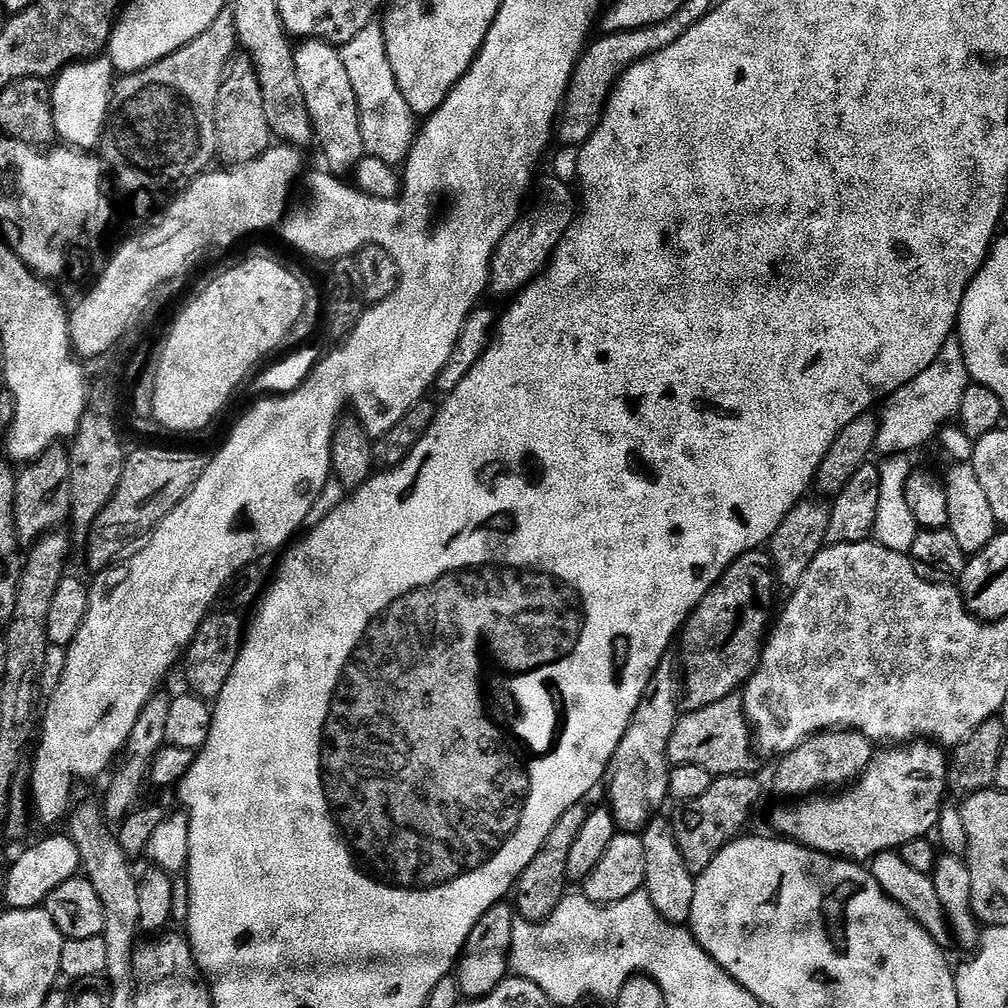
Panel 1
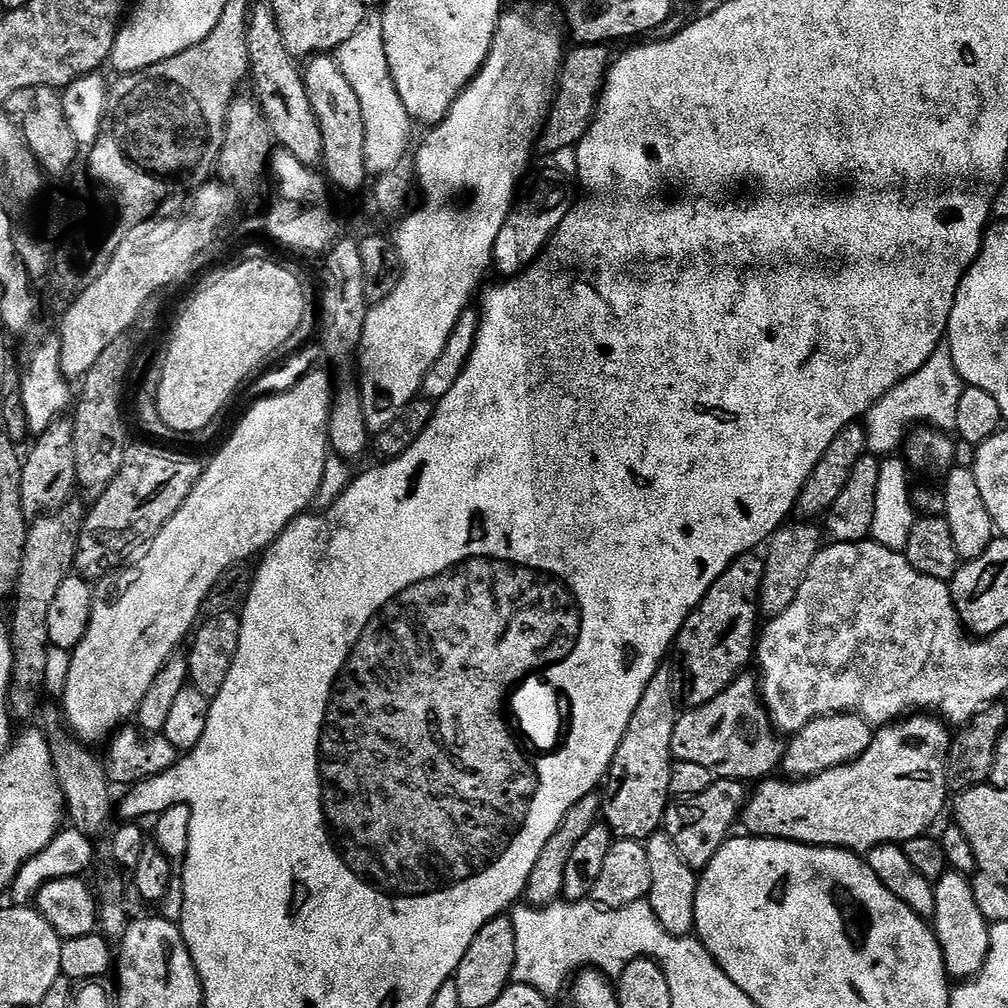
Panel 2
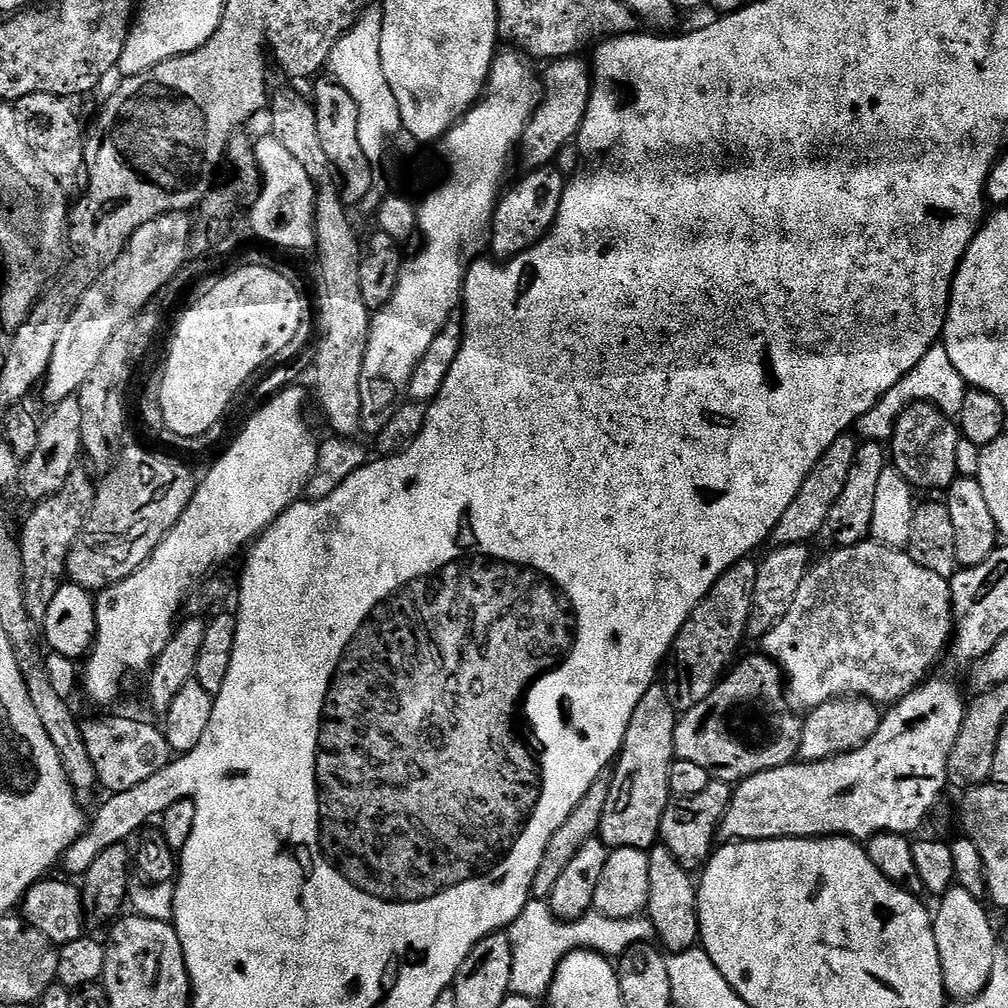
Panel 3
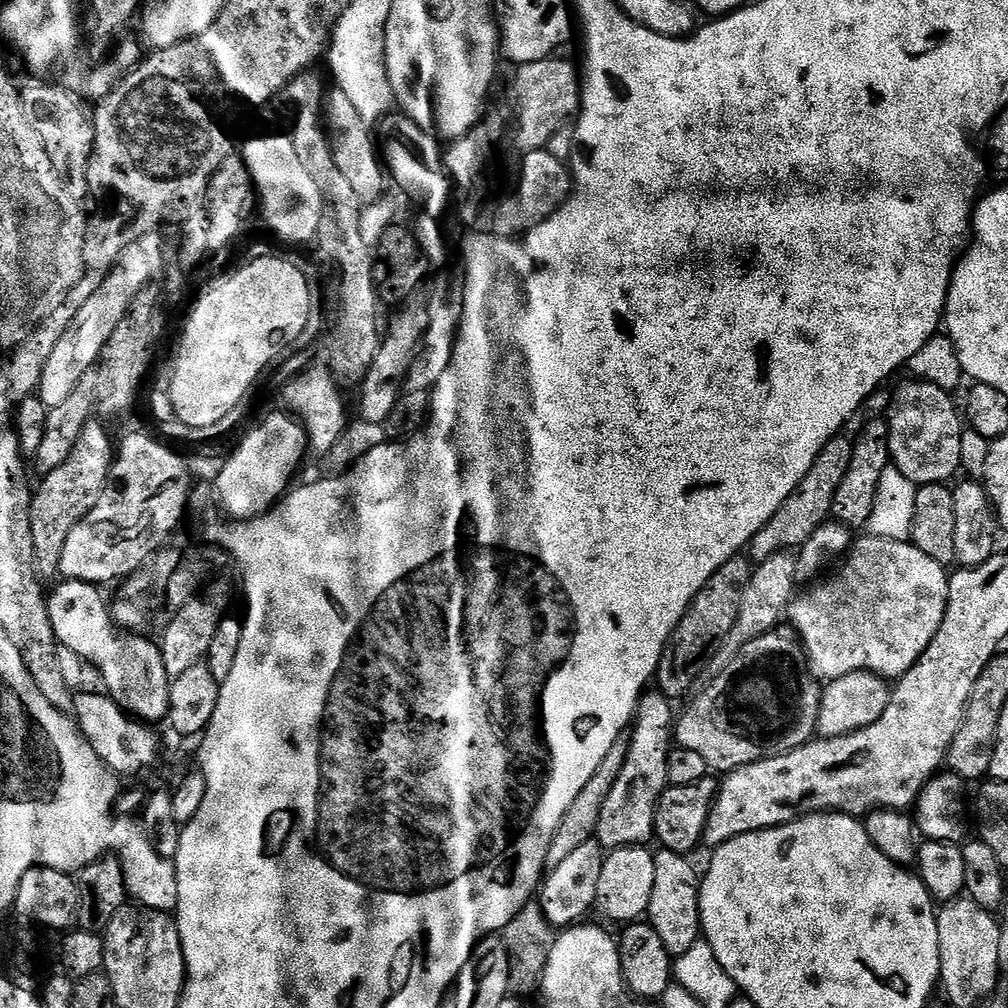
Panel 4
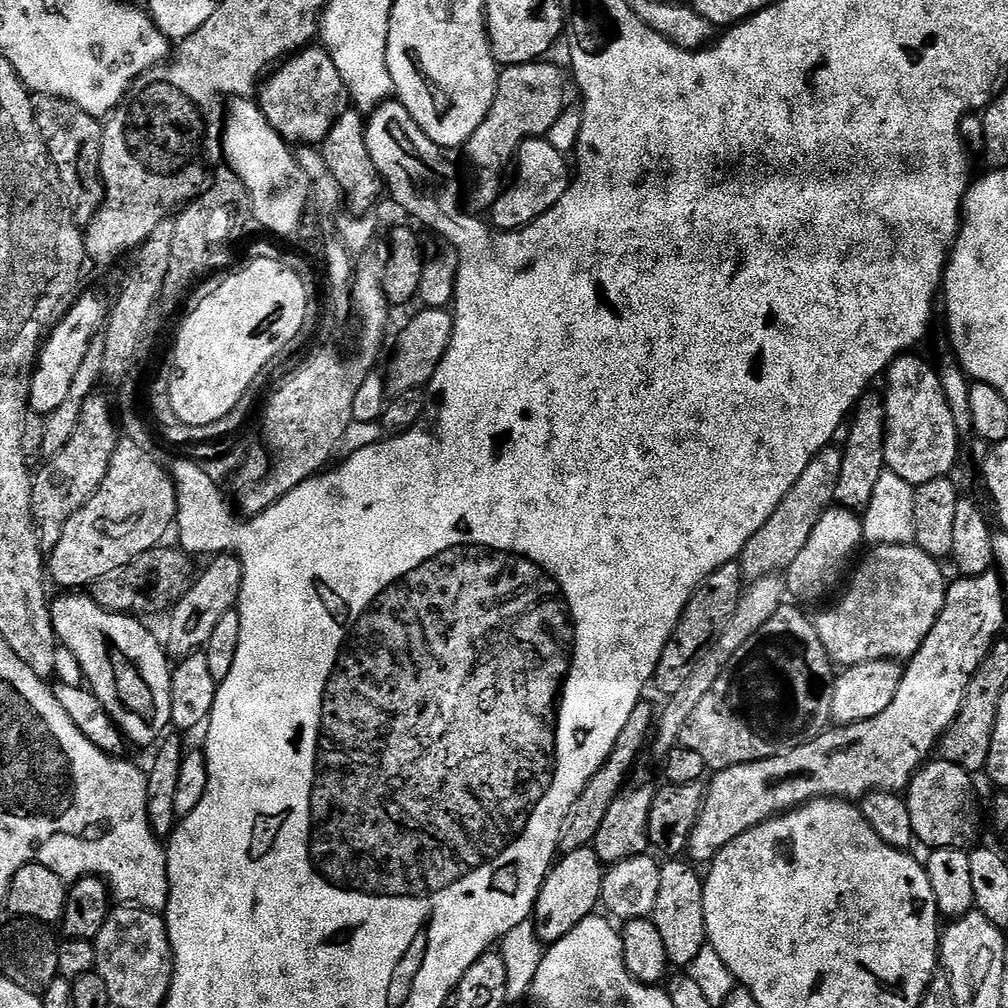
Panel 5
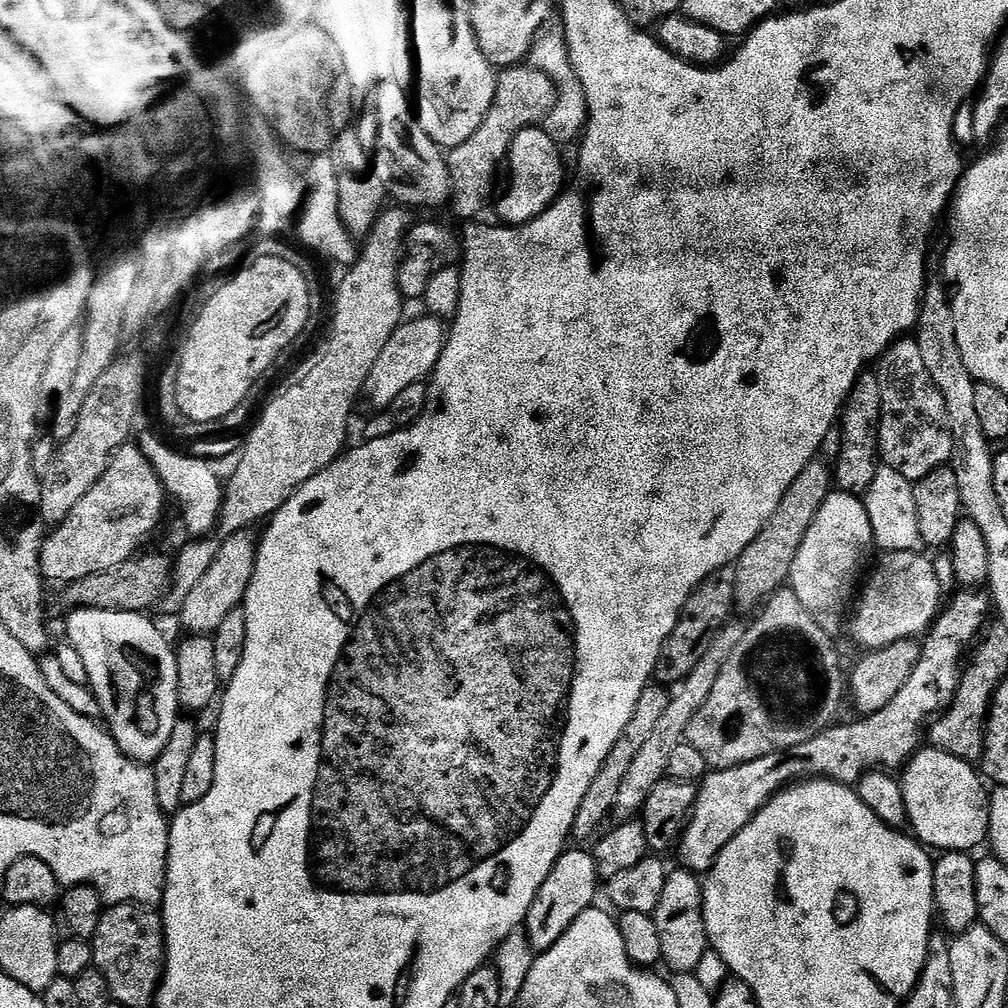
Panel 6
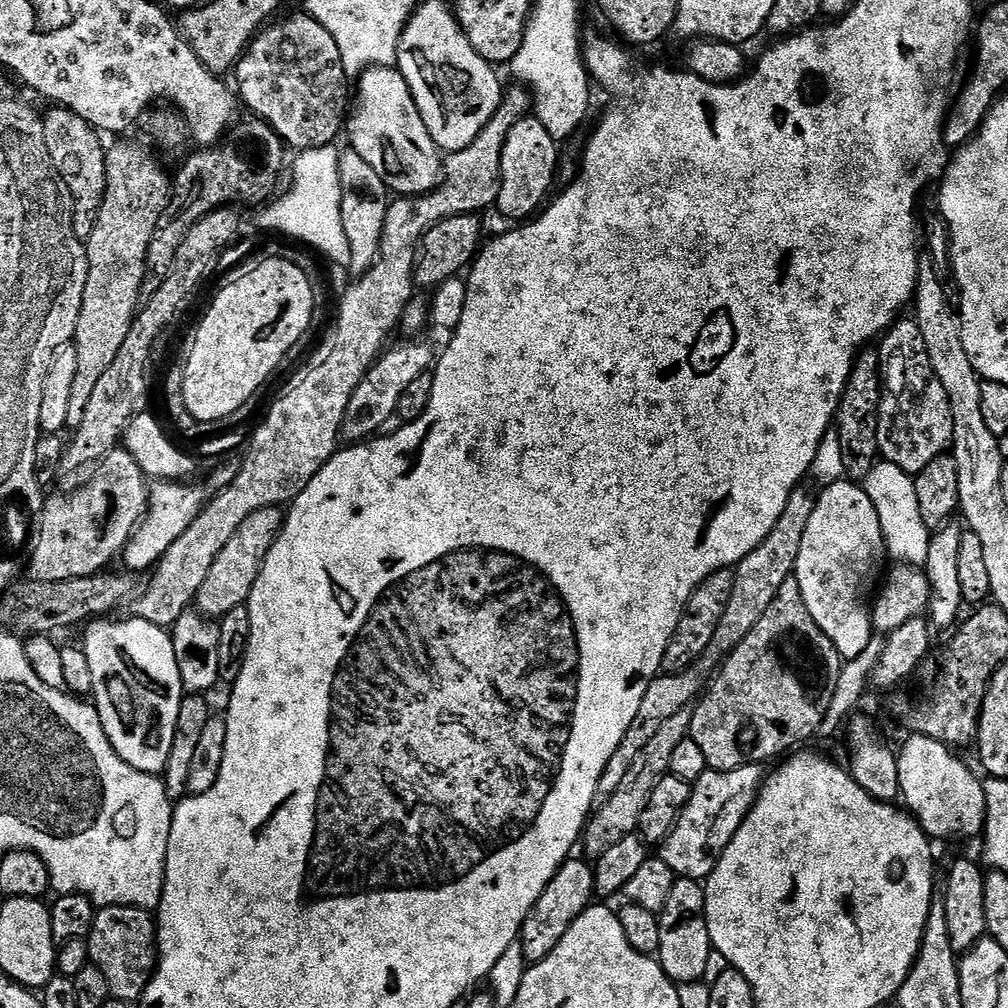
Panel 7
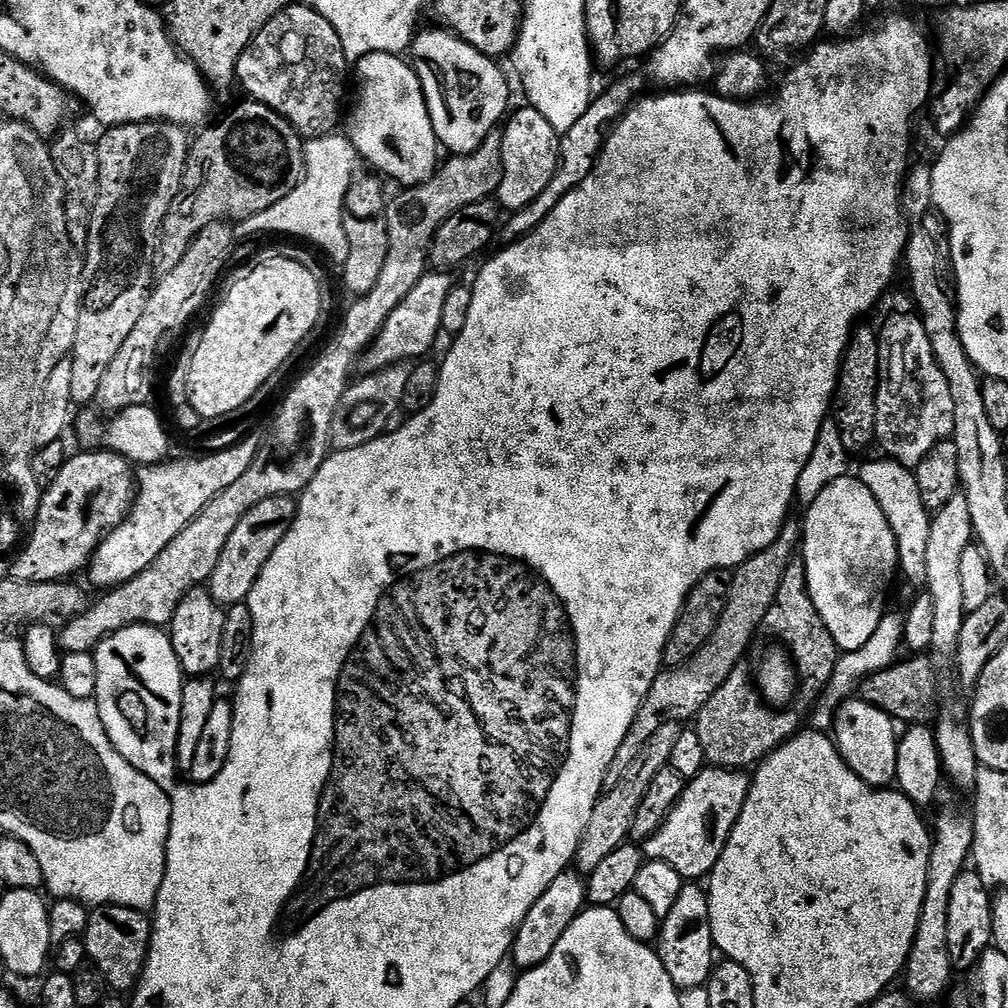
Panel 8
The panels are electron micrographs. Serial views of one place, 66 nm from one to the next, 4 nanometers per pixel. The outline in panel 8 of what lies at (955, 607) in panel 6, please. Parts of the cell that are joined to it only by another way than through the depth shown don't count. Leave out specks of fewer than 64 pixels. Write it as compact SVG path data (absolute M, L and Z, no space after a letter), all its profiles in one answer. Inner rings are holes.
M705 766L697 776L687 781L684 792L670 810L670 814L666 814L662 826L658 826L658 830L650 839L643 841L642 851L645 857L674 866L674 870L678 870L678 874L685 882L700 882L703 881L703 876L704 879L711 877L714 866L718 858L722 858L722 850L738 822L738 814L742 814L742 806L748 797L749 783L749 777L743 771Z

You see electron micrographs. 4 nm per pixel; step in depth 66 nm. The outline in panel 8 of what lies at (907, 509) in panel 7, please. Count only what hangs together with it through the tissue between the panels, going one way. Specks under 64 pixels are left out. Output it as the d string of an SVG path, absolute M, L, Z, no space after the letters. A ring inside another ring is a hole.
M879 459L866 461L858 471L858 479L864 483L866 490L870 490L870 494L874 494L878 506L882 506L882 514L886 514L888 521L896 526L894 538L898 542L899 575L905 576L916 590L920 590L926 585L926 549L930 543L932 516L922 502L922 494L918 494L915 471L906 465L900 465L898 461ZM900 524L908 524L908 528L902 528Z

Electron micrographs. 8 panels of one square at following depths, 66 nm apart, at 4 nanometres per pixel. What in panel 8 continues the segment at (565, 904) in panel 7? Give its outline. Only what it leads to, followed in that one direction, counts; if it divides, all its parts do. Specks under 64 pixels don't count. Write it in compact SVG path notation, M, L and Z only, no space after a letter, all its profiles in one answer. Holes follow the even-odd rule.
M565 870L562 874L558 874L558 878L554 878L554 882L546 886L546 894L542 894L542 898L538 898L538 902L530 906L526 918L517 928L516 936L512 939L510 959L517 969L536 968L542 962L546 962L546 958L554 954L554 946L558 946L562 934L570 930L570 922L574 922L574 918L578 918L585 907L585 877L575 870Z

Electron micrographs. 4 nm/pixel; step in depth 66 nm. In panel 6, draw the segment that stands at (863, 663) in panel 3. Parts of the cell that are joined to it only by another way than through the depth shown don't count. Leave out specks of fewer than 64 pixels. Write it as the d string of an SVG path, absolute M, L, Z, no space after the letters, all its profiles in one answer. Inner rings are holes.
M919 551L887 553L884 561L873 570L872 577L870 572L868 585L866 580L852 616L852 636L864 647L862 649L873 650L903 640L915 640L936 623L942 611L942 589L935 563L920 555Z

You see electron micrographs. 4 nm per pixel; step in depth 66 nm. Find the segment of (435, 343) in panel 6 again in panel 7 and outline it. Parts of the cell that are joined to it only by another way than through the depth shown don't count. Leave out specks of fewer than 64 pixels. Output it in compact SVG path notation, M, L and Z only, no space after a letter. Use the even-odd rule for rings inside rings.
M408 338L405 344L393 343L372 365L372 369L365 374L362 382L358 382L358 390L354 390L350 406L346 406L346 414L340 427L340 435L345 441L364 442L375 437L382 422L396 412L398 398L402 398L406 386L410 386L414 378L425 375L433 367L434 352L432 356L431 346L424 340L416 339L420 338Z

